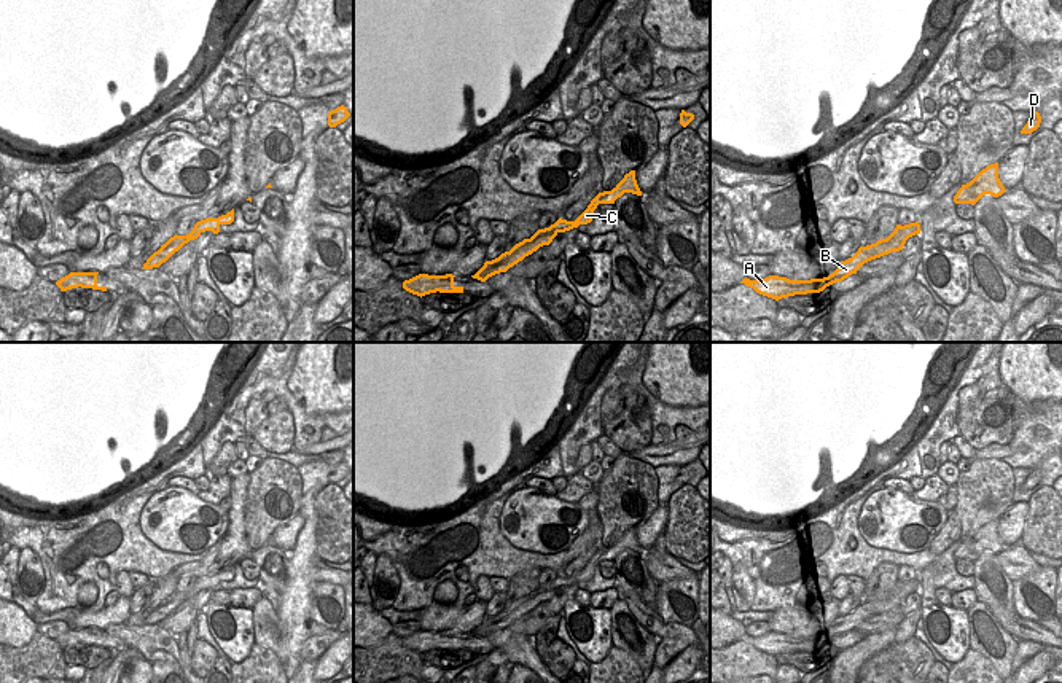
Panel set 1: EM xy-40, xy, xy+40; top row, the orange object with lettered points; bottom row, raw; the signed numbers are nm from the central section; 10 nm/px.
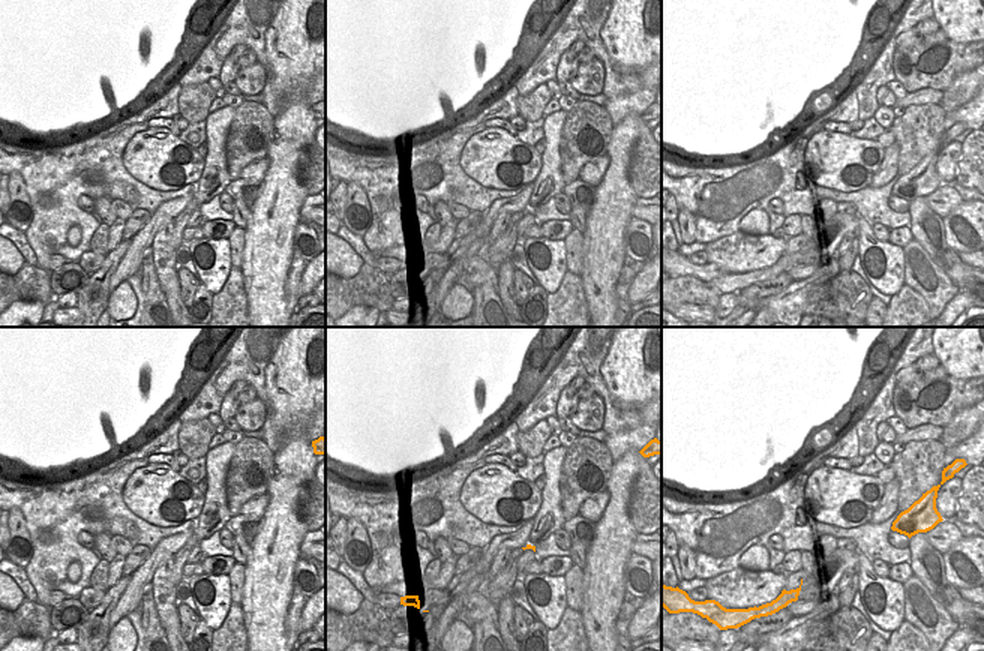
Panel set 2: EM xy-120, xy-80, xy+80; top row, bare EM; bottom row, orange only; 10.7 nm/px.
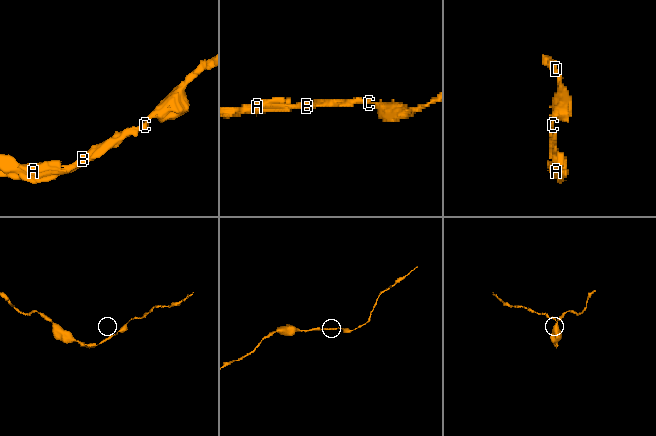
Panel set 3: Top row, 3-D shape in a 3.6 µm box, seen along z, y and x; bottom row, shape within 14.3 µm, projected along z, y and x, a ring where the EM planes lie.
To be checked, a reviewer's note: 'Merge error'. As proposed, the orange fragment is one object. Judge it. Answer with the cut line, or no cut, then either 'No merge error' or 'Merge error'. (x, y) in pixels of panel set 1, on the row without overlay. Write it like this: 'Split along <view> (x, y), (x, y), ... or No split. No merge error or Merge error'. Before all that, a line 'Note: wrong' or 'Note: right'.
Note: wrong
No split. No merge error

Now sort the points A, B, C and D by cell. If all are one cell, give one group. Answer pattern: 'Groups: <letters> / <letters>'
Groups: A B C D

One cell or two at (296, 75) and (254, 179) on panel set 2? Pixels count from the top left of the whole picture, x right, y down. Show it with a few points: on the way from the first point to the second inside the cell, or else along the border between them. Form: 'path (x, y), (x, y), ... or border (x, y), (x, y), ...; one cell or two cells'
border (267, 156), (269, 167), (258, 186); two cells

